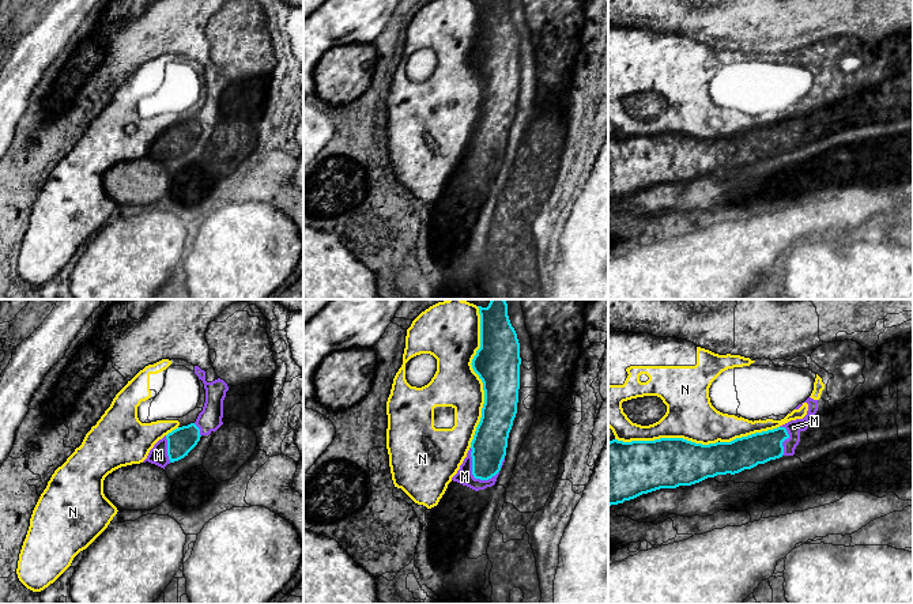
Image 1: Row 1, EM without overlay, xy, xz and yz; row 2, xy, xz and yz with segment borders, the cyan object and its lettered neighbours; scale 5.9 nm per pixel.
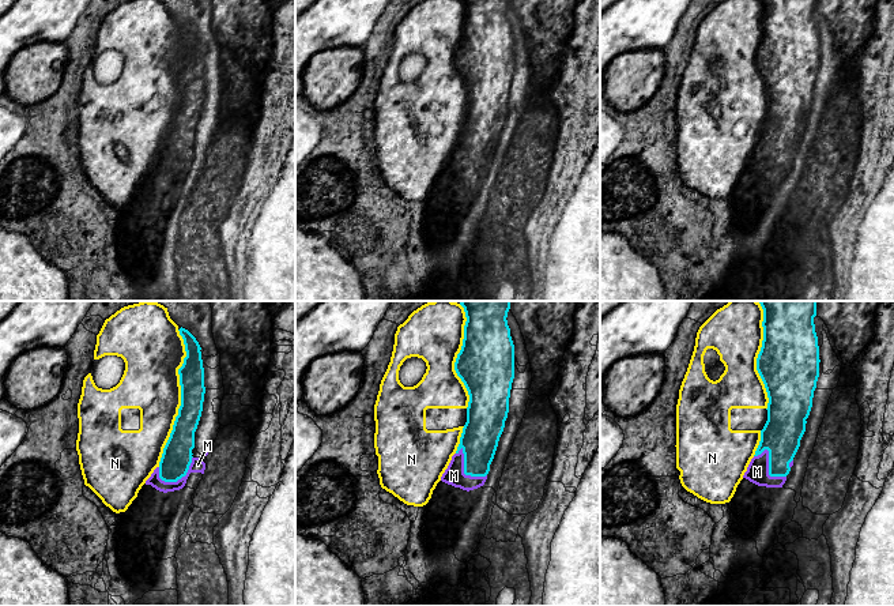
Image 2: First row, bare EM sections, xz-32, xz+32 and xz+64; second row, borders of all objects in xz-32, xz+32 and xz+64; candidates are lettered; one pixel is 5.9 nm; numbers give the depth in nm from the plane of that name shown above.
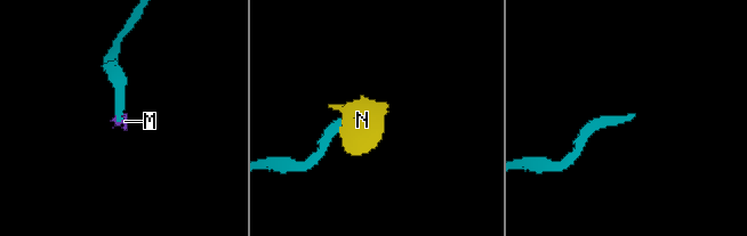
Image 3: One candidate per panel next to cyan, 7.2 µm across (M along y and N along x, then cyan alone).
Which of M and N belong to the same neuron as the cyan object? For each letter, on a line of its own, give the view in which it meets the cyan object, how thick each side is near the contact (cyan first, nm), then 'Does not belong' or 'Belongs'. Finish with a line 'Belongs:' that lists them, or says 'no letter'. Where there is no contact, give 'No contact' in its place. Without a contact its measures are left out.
M: Touches cyan in xz. Thickness 200 nm (cyan) against 100 nm. Belongs
N: Touches cyan in xz. Thickness 280 nm (cyan) against 280 nm. Does not belong
Belongs: M

